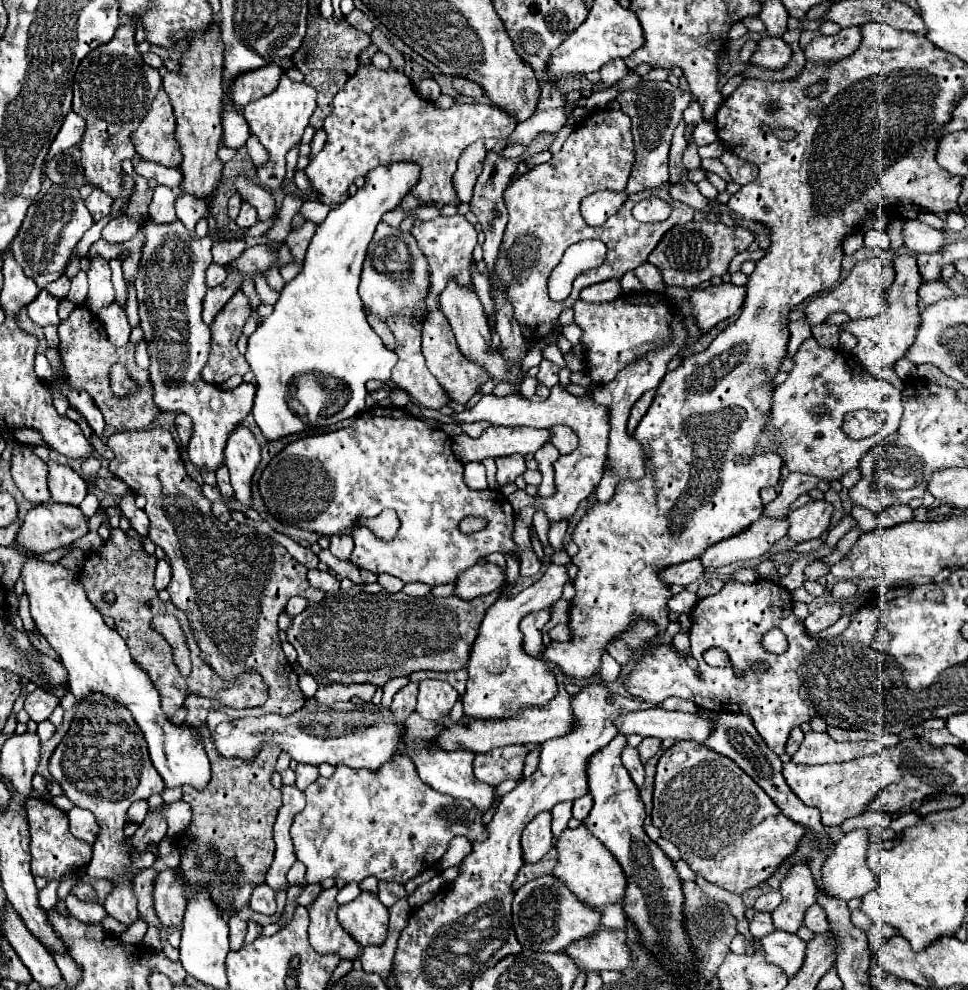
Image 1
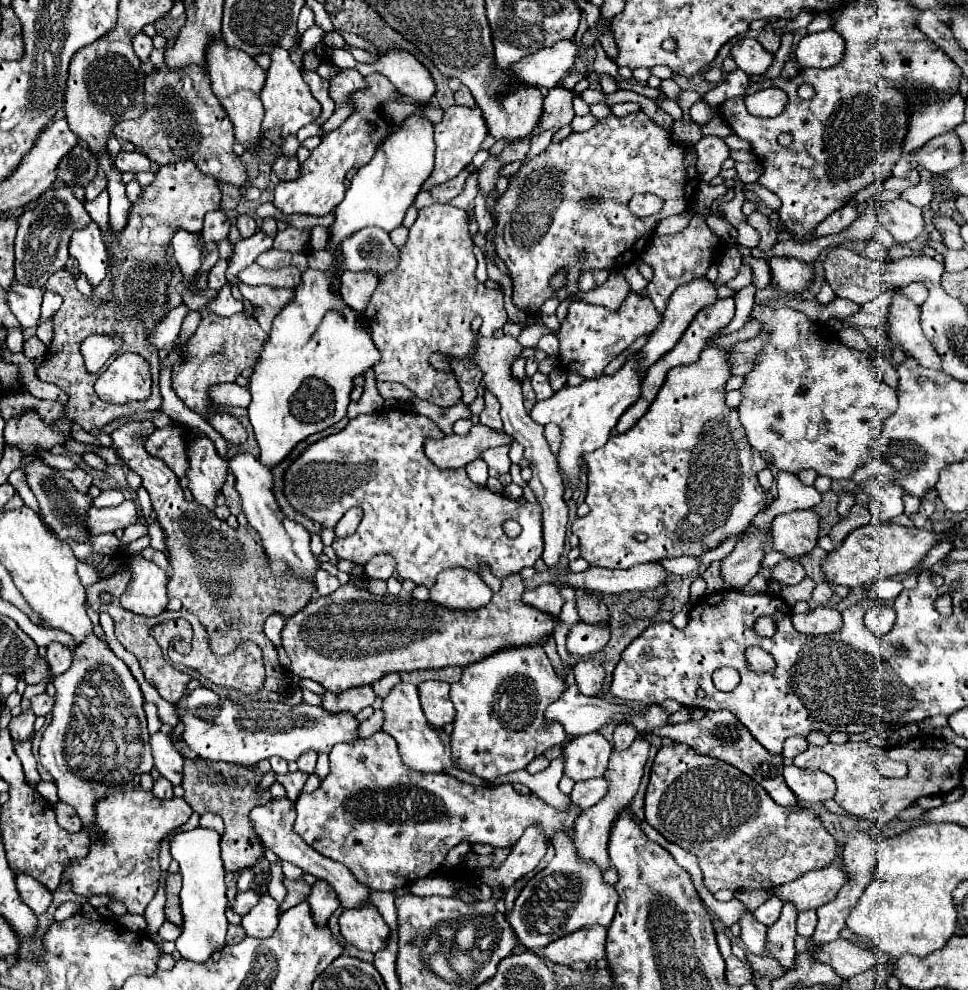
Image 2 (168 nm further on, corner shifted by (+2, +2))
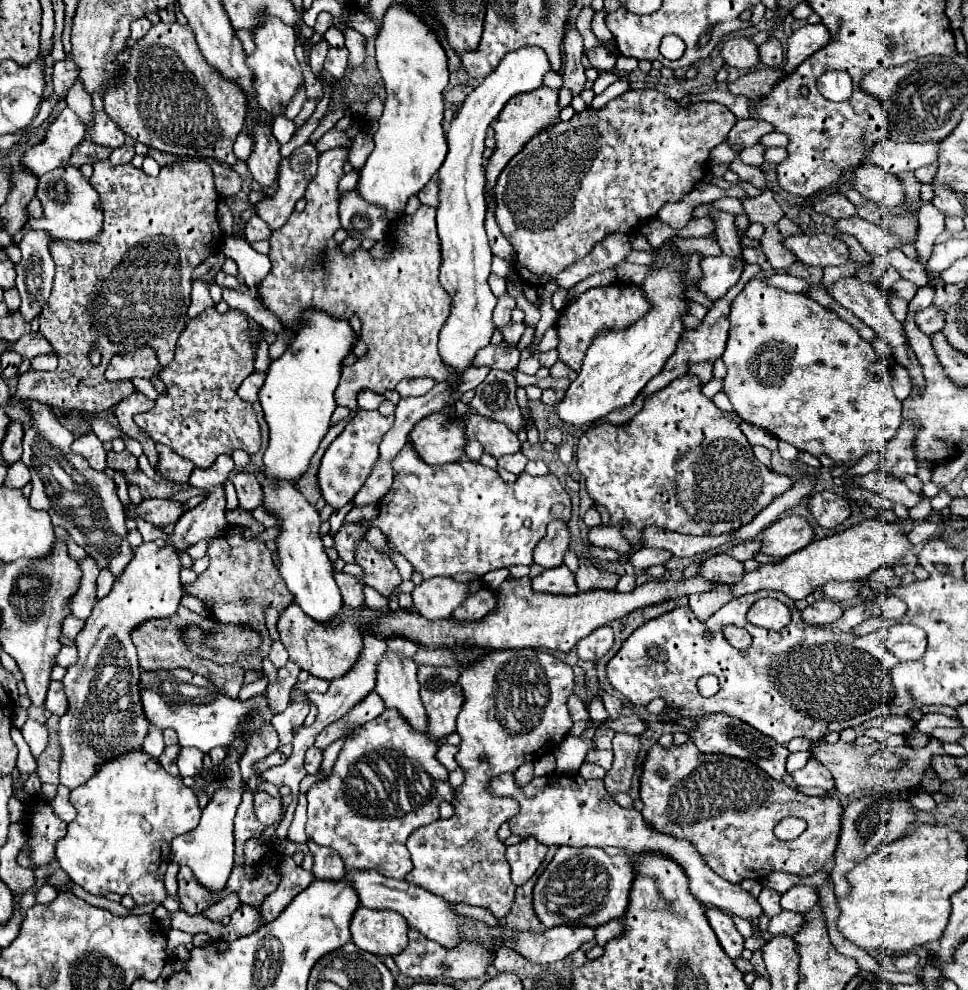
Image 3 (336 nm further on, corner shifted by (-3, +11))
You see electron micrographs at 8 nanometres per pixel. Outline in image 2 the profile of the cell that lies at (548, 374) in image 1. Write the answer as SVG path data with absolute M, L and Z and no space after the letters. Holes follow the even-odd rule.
M535 373L531 377L531 383L533 383L533 389L537 393L537 399L547 399L553 395L553 389L551 389L551 383L549 383L549 377L545 373Z

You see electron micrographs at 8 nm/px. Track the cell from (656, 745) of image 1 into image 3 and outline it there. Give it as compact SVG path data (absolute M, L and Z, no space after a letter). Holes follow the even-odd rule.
M616 734L612 740L612 750L614 750L614 764L604 776L606 790L610 796L614 796L614 792L630 790L632 774L636 768L636 758L640 752L640 740L638 736Z

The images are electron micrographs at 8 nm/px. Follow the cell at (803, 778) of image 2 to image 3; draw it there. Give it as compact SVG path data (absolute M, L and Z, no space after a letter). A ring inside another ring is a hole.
M814 758L808 760L808 764L800 770L796 770L792 774L794 782L798 786L818 786L818 788L824 788L824 790L832 790L834 788L834 782L832 782L832 774L830 770L826 770L820 762L816 762Z

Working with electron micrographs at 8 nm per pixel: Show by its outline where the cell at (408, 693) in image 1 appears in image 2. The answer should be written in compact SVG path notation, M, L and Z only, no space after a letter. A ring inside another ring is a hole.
M377 709L367 721L363 721L361 737L369 737L371 733L377 733L377 731L383 731L383 711L381 709Z

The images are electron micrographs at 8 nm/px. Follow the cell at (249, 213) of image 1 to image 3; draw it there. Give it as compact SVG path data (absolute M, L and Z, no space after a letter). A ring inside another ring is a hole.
M254 216L254 218L246 224L244 232L246 232L246 240L248 240L248 242L254 242L254 240L268 240L270 234L272 234L272 232L268 230L268 224L266 224L262 218L258 218L258 216Z

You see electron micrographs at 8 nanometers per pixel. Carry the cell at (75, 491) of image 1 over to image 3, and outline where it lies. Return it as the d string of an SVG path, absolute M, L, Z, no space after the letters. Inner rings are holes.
M84 434L80 438L74 440L72 450L82 454L86 460L90 460L90 466L98 472L106 470L106 450L102 446L102 442L96 438L96 434Z

